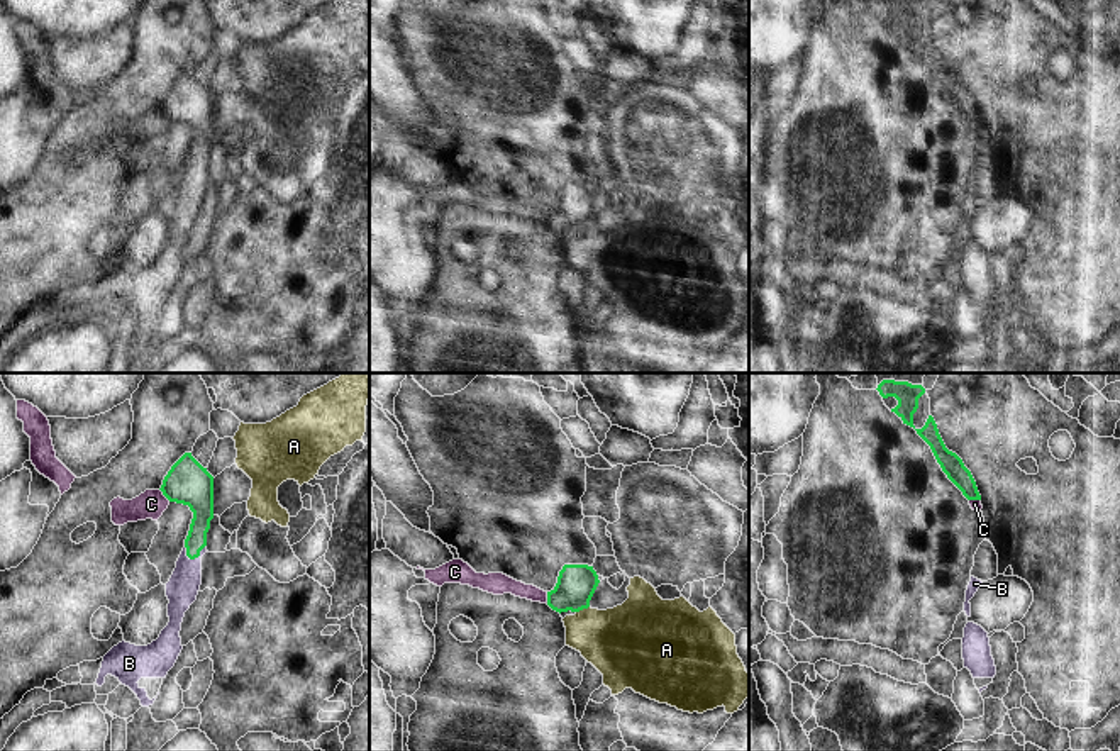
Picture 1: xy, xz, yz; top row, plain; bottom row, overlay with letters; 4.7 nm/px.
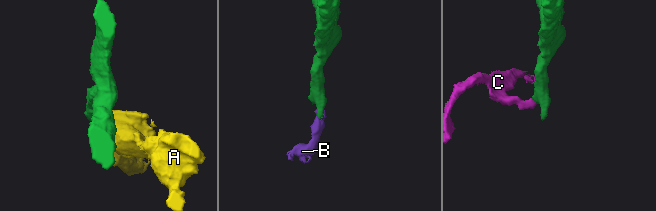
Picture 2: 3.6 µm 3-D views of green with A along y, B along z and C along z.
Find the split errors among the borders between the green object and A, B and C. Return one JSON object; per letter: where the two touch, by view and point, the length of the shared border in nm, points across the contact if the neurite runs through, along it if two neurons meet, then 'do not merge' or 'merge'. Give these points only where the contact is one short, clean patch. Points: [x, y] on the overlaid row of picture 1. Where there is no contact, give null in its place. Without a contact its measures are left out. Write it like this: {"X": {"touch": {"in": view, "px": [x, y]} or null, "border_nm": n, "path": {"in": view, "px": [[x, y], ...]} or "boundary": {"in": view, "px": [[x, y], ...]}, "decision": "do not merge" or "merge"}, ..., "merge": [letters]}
{"A": {"touch": {"in": "xz", "px": [582, 609]}, "border_nm": 70, "boundary": {"in": "xz", "px": [[588, 606], [576, 612]]}, "decision": "do not merge"}, "B": {"touch": {"in": "xy", "px": [197, 556]}, "border_nm": 120, "path": {"in": "xy", "px": [[200, 504], [197, 556], [188, 565], [182, 590]]}, "decision": "merge"}, "C": {"touch": {"in": "xy", "px": [165, 495]}, "border_nm": 80, "boundary": {"in": "xy", "px": [[160, 489], [170, 500]]}, "decision": "do not merge"}, "merge": ["B"]}

